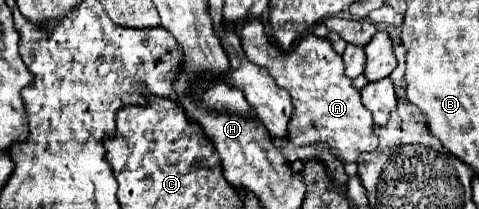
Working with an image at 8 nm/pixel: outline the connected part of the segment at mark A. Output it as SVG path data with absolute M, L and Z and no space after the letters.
M253 20L241 32L245 56L273 76L277 86L285 88L293 98L293 118L289 122L289 140L297 146L327 142L345 162L353 162L361 152L377 150L377 136L373 132L373 114L363 106L359 88L345 76L343 58L333 50L327 38L307 34L291 52L283 52L267 42L263 24Z

